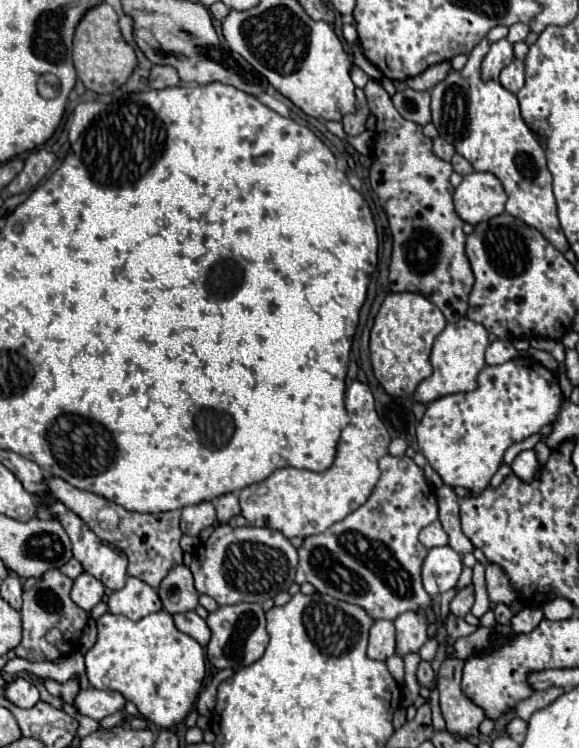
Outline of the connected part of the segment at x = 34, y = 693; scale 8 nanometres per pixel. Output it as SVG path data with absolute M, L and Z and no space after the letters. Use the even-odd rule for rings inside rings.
M19 677L19 679L15 679L15 681L11 681L11 683L7 685L5 697L7 697L11 703L15 703L17 707L29 709L29 707L33 707L33 705L39 701L39 691L37 691L37 687L35 687L31 681Z

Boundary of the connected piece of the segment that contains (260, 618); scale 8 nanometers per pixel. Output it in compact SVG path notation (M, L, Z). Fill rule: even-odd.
M237 603L219 607L217 611L209 613L207 625L213 633L207 645L207 659L217 669L243 669L261 659L269 643L269 635L265 631L265 611L259 603Z

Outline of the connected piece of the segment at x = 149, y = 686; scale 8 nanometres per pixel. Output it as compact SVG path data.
M167 611L151 613L151 615L143 617L141 621L131 621L125 615L105 613L97 621L97 629L99 629L97 643L85 655L89 683L95 689L119 691L127 701L135 703L135 707L139 709L139 713L145 719L155 721L155 725L159 725L163 729L171 729L177 723L181 723L187 717L187 713L193 709L197 695L201 691L201 685L203 685L203 677L205 677L205 651L203 651L203 647L193 637L181 633L175 627L173 615L169 615Z

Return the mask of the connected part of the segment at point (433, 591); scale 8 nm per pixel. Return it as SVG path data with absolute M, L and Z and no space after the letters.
M449 545L429 549L423 561L423 587L431 597L453 589L459 581L463 563L461 555Z

